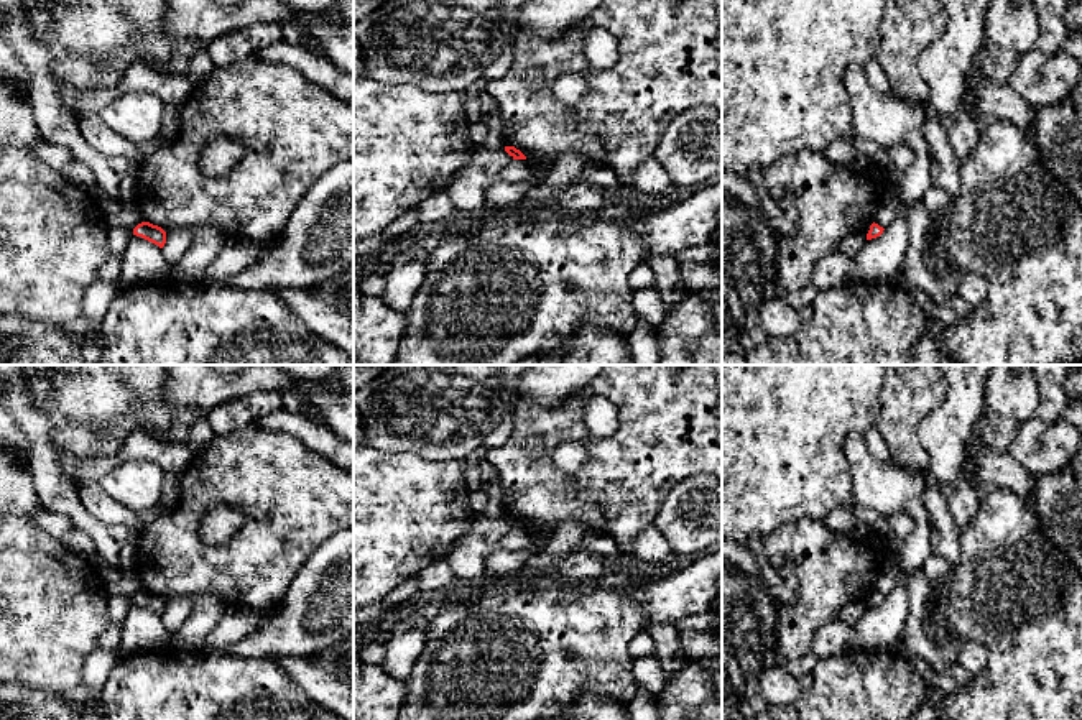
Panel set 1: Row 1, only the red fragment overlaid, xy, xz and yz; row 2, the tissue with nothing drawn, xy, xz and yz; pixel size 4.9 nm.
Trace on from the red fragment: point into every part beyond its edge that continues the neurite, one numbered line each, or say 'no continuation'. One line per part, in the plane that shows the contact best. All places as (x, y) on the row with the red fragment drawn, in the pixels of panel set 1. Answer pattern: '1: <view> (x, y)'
no continuation

